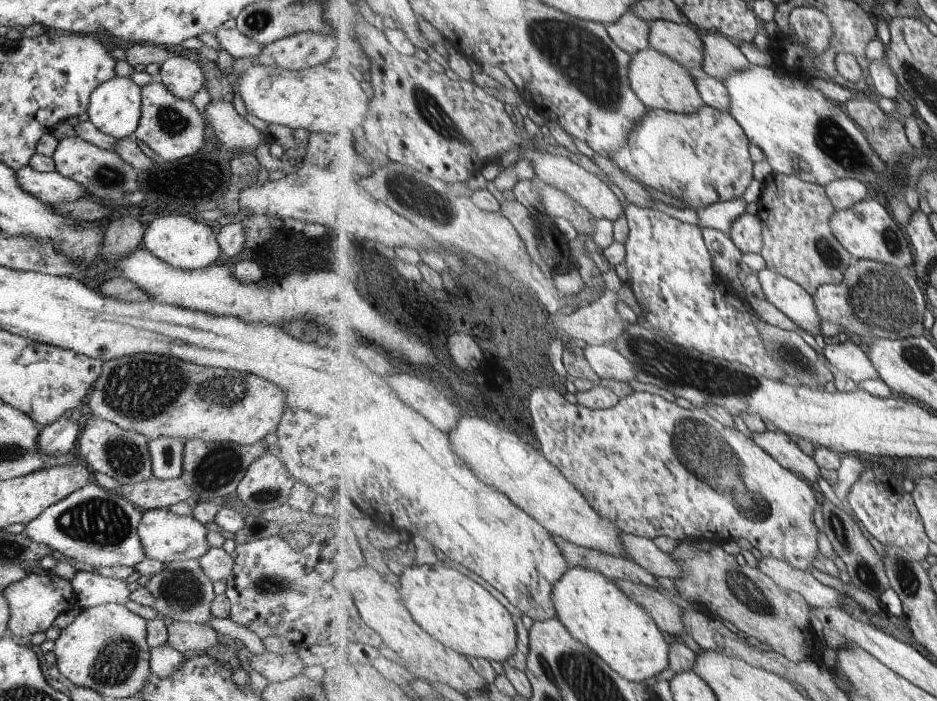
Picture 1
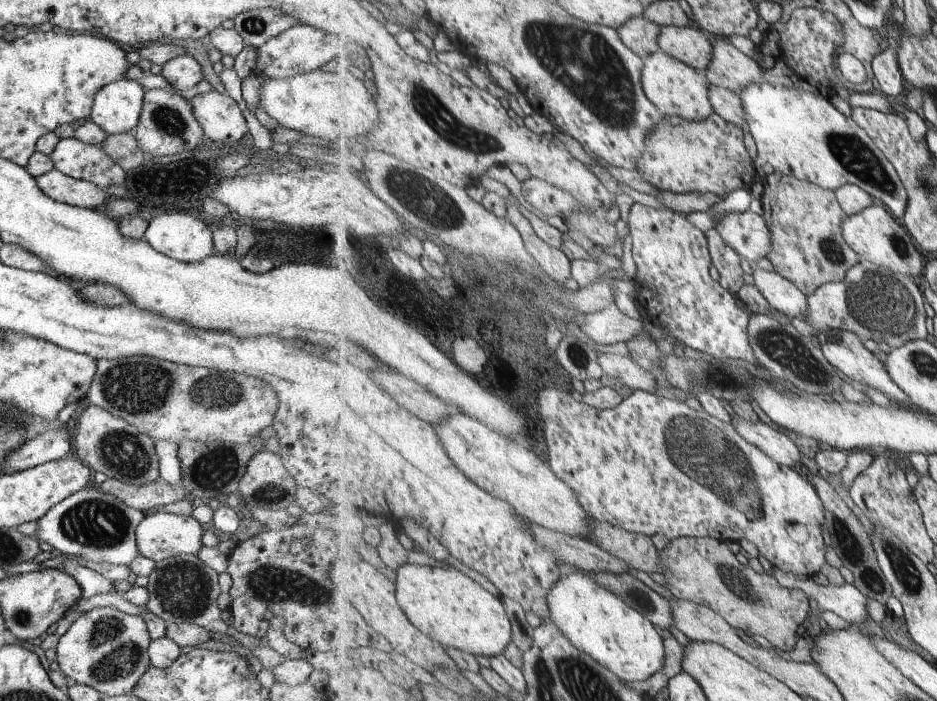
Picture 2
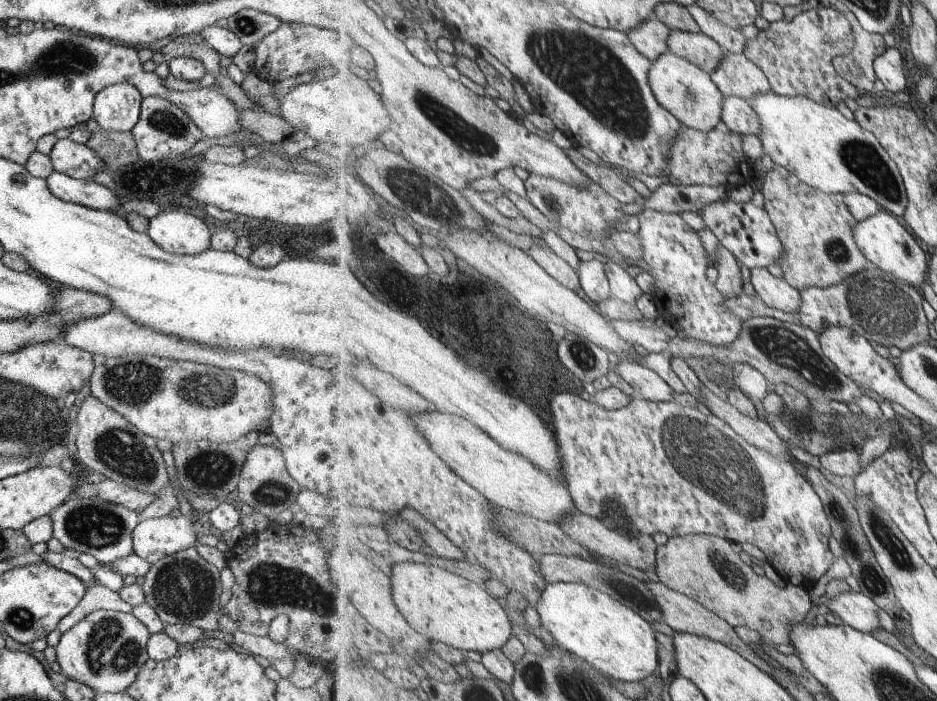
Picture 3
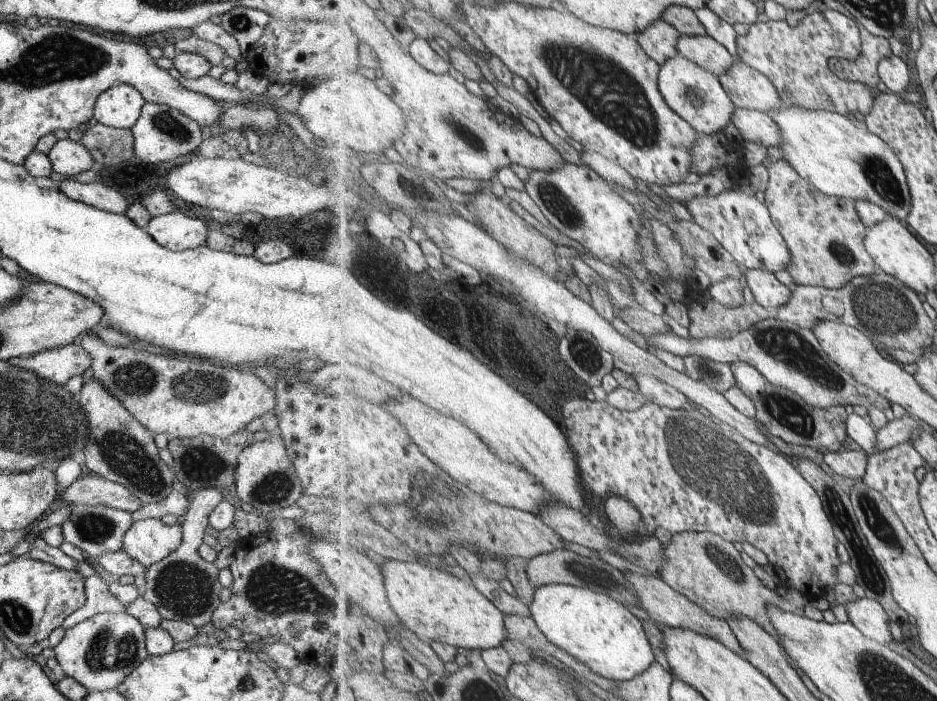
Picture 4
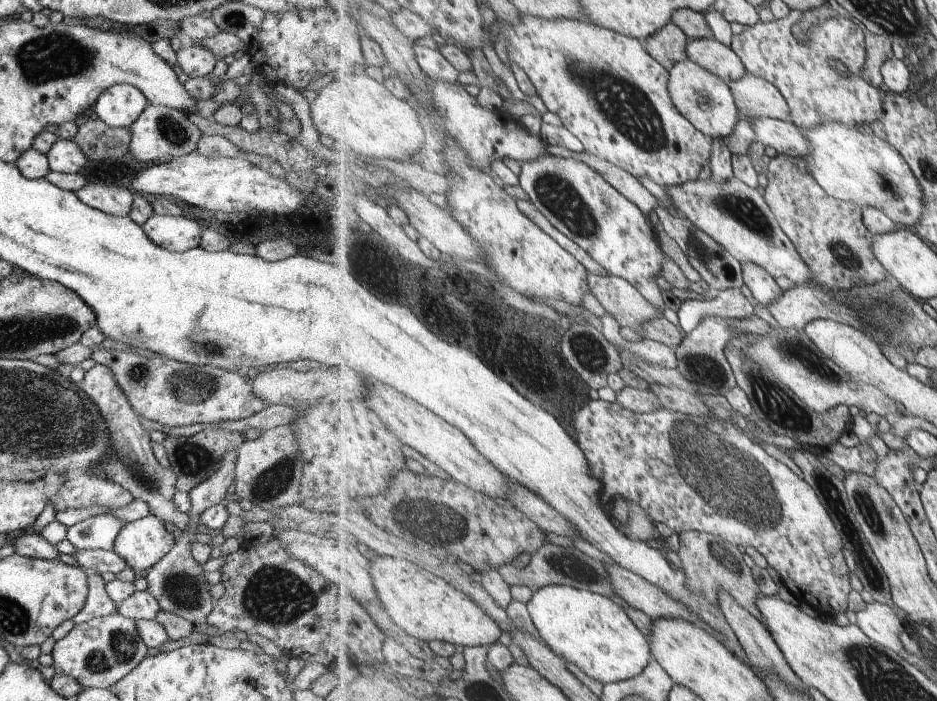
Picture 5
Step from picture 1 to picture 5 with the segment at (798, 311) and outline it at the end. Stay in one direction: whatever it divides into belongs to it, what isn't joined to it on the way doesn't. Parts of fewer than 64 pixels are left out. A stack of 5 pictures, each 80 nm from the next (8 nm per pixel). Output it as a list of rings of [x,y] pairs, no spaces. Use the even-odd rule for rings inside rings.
[[[745,263],[742,265],[742,269],[744,270],[744,281],[754,300],[766,306],[766,304],[780,299],[784,291],[768,270],[753,263]]]

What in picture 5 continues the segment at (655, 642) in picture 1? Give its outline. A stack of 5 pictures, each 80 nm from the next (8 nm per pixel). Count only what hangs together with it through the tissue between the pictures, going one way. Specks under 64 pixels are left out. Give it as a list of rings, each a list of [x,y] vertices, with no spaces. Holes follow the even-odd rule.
[[[547,585],[534,592],[528,602],[528,609],[540,630],[542,640],[547,643],[563,660],[577,666],[587,676],[607,683],[618,683],[643,672],[652,660],[652,648],[646,636],[632,621],[628,612],[611,598],[585,589],[576,589],[569,585]]]

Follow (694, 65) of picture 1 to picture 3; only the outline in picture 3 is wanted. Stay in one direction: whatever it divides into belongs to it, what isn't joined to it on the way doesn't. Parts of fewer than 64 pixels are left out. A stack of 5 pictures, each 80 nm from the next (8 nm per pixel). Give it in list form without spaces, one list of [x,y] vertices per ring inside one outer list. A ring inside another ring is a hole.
[[[672,30],[670,51],[700,66],[708,73],[714,73],[725,58],[727,50],[714,38],[703,32],[690,33]]]

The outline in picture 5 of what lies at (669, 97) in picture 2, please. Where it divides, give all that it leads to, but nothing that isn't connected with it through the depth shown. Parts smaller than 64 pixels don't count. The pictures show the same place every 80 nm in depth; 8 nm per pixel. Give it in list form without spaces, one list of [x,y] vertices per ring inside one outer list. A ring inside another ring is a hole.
[[[691,59],[677,63],[670,70],[670,93],[681,114],[685,115],[702,133],[710,137],[731,136],[739,124],[742,114],[729,83],[693,62]]]

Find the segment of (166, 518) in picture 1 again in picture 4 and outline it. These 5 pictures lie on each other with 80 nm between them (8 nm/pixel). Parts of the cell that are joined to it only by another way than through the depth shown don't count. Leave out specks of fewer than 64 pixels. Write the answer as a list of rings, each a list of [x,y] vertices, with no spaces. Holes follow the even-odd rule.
[[[159,518],[133,521],[121,537],[121,550],[147,568],[164,559],[180,545],[179,522],[166,526]]]

